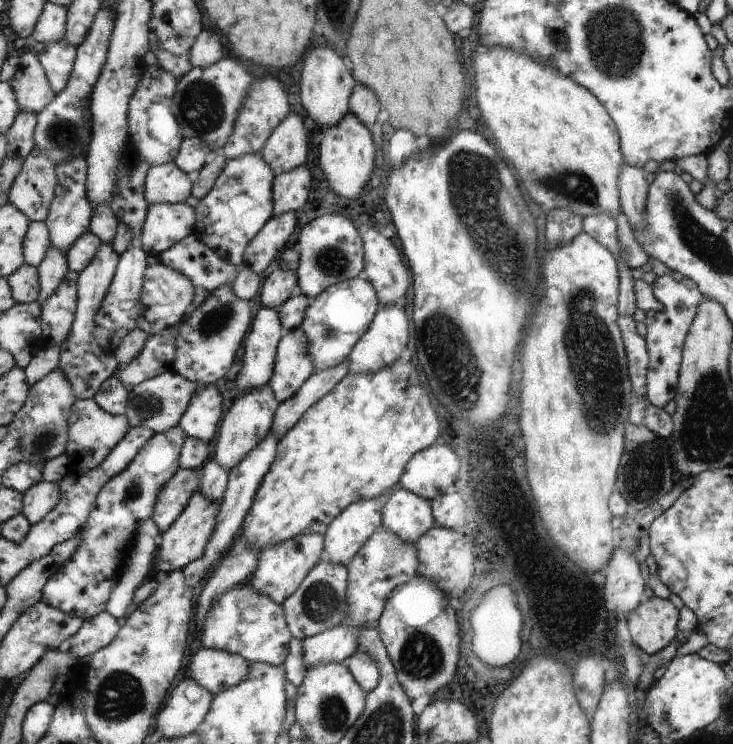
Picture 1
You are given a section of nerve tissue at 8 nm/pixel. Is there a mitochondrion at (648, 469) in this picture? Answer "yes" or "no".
yes

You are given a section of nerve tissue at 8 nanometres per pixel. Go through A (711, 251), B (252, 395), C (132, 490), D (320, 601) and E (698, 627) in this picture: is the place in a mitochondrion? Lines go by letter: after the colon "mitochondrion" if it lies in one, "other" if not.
A: mitochondrion
B: other
C: mitochondrion
D: mitochondrion
E: other

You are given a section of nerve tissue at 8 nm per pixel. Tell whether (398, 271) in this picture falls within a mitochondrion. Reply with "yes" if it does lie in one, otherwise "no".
no

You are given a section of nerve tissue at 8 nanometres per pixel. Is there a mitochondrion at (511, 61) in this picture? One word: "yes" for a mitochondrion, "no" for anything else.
no

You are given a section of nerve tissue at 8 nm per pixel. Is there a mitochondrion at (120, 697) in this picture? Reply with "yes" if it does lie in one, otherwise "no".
yes

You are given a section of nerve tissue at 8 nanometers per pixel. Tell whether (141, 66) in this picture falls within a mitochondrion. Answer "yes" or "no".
no

